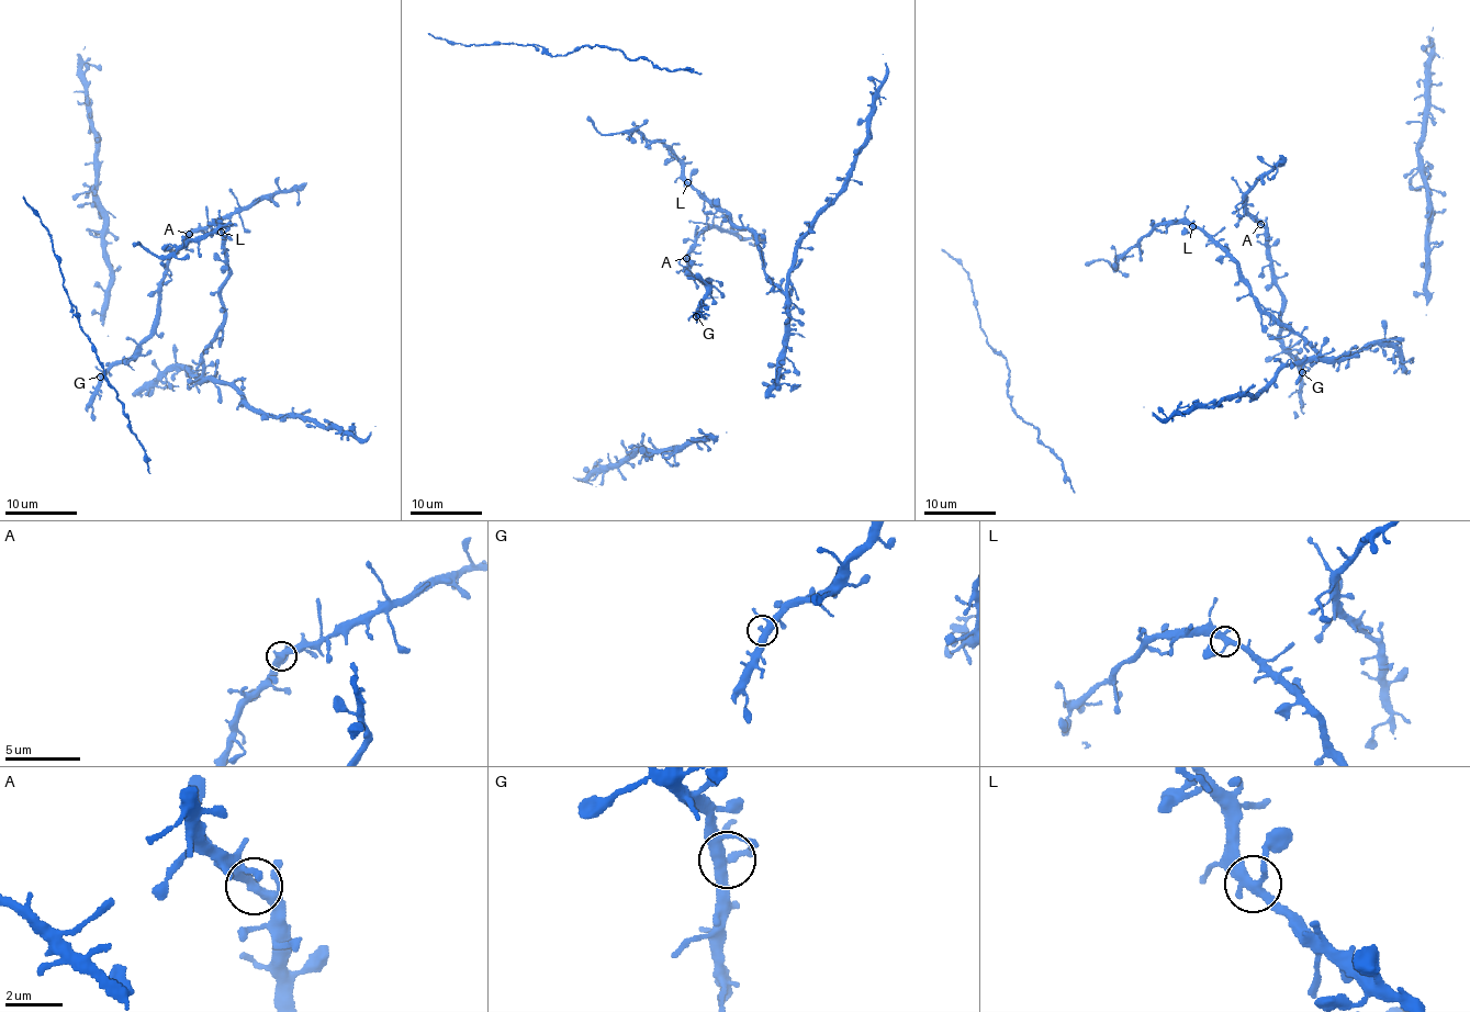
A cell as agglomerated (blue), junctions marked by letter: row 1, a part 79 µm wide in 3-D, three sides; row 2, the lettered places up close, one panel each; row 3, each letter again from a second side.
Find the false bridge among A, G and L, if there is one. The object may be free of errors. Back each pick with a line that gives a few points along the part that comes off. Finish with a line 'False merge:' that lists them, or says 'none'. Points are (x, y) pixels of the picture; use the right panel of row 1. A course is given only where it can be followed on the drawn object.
False merge: none

